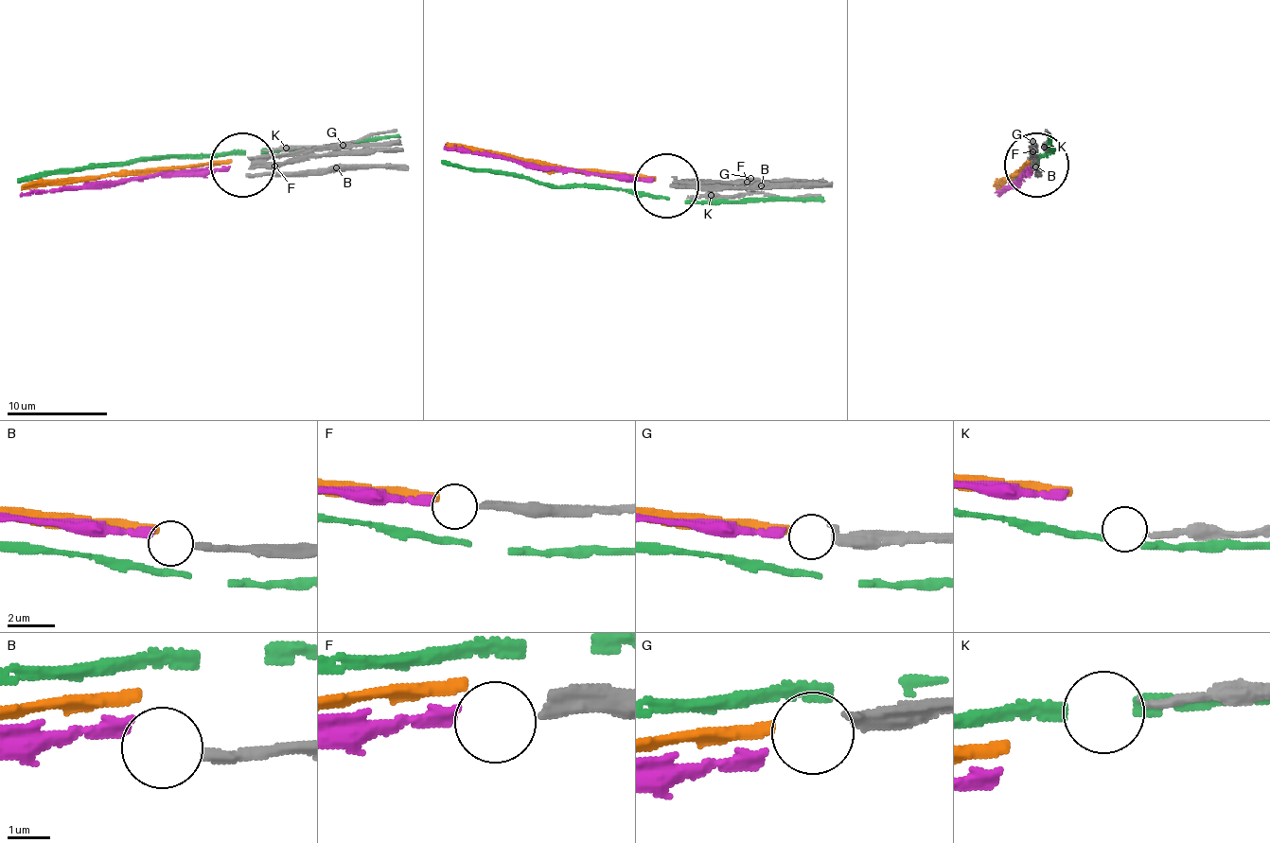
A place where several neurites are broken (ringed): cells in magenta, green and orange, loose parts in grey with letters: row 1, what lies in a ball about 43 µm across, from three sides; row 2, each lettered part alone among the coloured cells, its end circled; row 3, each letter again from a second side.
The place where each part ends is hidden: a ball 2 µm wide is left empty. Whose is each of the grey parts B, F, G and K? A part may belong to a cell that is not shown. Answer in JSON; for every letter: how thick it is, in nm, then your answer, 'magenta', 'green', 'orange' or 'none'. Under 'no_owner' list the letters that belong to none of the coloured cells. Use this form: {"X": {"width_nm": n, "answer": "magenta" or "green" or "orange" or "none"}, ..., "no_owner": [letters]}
{"B": {"width_nm": 280, "answer": "none"}, "F": {"width_nm": 320, "answer": "magenta"}, "G": {"width_nm": 240, "answer": "orange"}, "K": {"width_nm": 170, "answer": "none"}, "no_owner": ["B", "K"]}

